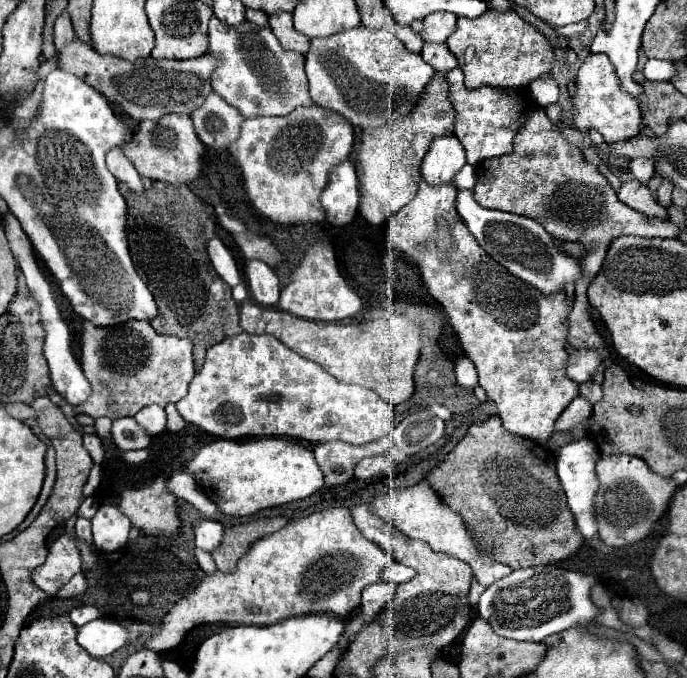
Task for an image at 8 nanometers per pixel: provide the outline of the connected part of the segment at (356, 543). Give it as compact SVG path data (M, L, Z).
M329 508L305 516L257 540L249 548L249 554L239 560L235 572L205 576L191 596L173 604L159 632L143 646L155 652L171 650L199 624L267 626L291 616L319 612L347 620L361 606L363 588L381 580L391 558L387 550L367 540L357 530L349 508Z

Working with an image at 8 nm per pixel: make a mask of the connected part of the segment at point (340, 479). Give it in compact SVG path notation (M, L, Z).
M385 436L365 446L353 446L353 444L337 440L337 442L317 444L313 454L325 476L325 486L343 486L355 478L353 470L357 462L365 456L363 450L367 450L367 446L391 446L391 444L393 444L391 436Z

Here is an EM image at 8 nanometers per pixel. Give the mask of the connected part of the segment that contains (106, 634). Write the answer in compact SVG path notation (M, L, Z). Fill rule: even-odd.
M95 620L87 626L81 626L77 632L77 642L93 656L105 658L119 650L127 642L127 628L111 620Z

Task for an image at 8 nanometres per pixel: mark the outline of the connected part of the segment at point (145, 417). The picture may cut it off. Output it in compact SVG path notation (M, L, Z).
M157 404L146 406L145 410L141 410L135 418L139 420L139 424L143 428L147 428L147 432L151 436L157 436L157 434L161 434L166 429L167 418L165 409Z

